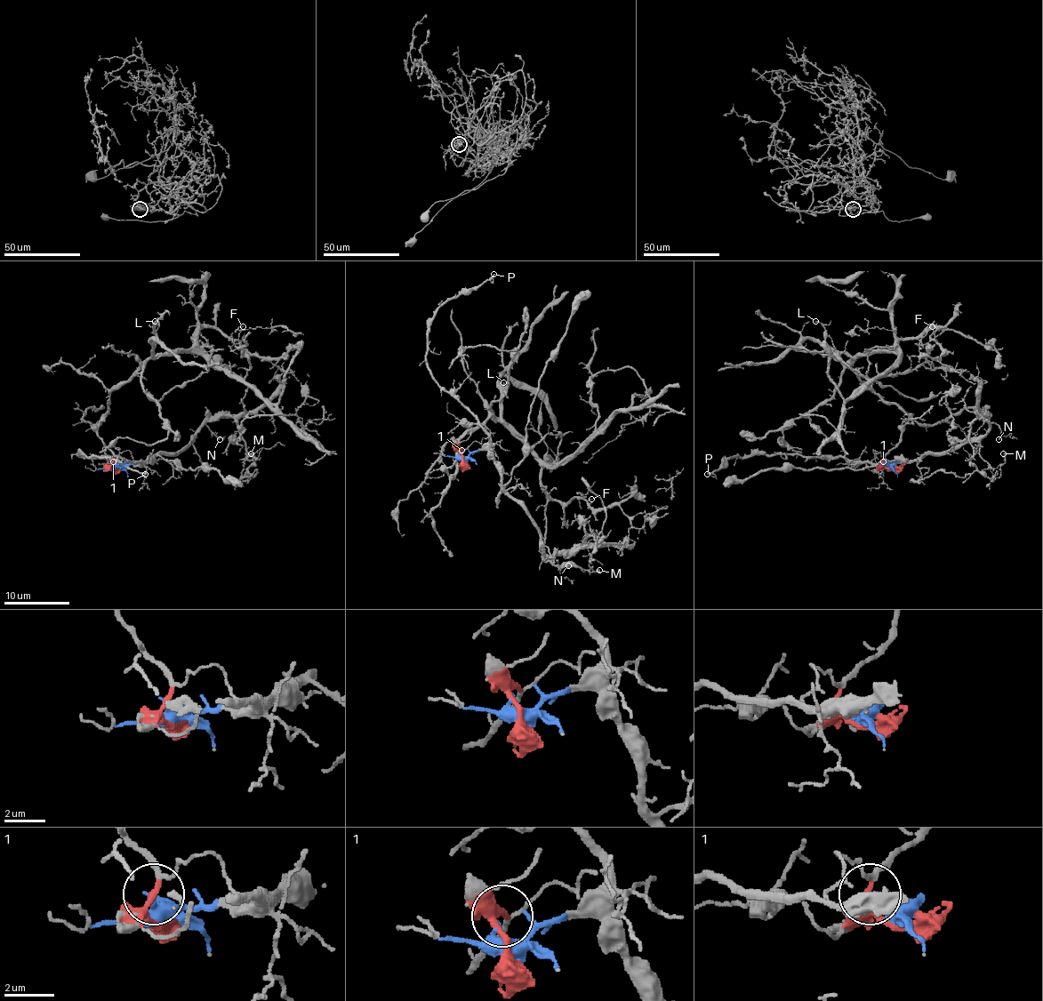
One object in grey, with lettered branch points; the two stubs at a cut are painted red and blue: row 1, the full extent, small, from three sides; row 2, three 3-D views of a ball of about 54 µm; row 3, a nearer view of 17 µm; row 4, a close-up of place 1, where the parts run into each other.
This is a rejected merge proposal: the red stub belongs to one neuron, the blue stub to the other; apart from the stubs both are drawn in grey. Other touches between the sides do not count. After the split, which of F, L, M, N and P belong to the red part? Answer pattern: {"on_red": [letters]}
{"on_red": ["F", "L"]}

